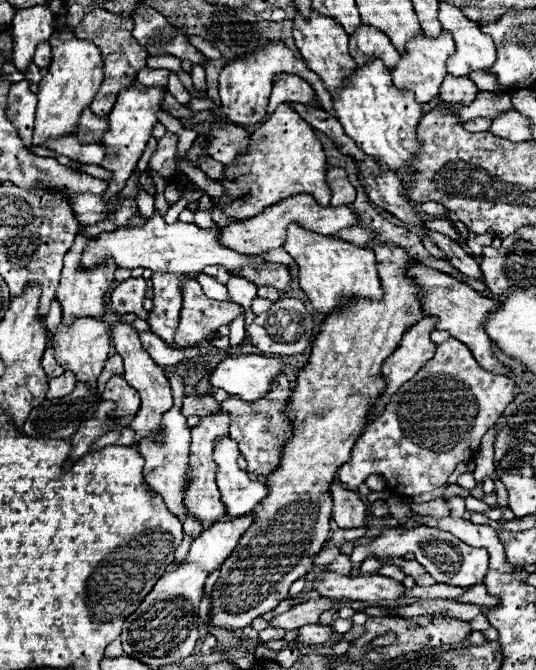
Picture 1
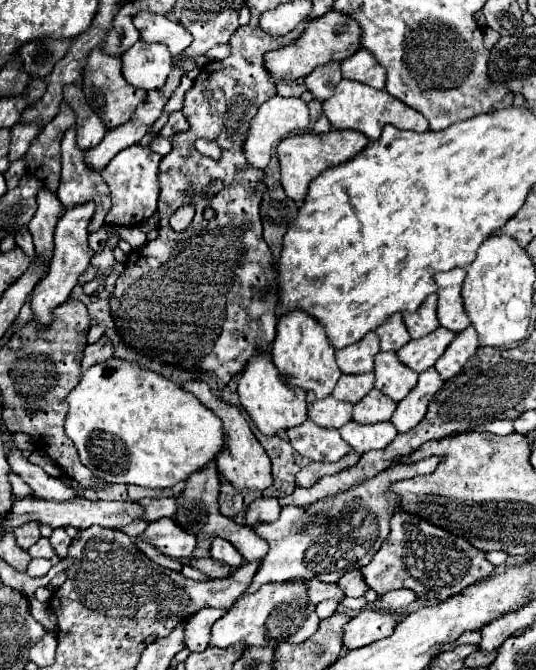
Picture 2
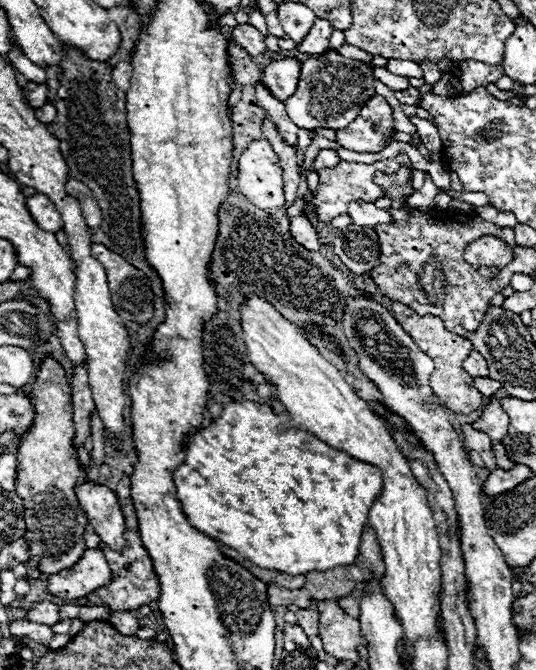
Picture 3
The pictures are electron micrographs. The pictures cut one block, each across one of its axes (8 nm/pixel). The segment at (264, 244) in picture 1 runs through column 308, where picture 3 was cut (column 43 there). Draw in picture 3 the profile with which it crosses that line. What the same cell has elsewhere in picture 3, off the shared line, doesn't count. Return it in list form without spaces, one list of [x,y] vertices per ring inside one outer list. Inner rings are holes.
[[[34,194],[26,200],[26,208],[30,212],[30,216],[36,220],[36,224],[40,224],[40,228],[48,230],[48,232],[58,232],[62,230],[62,218],[56,212],[54,204],[44,196],[44,194]]]

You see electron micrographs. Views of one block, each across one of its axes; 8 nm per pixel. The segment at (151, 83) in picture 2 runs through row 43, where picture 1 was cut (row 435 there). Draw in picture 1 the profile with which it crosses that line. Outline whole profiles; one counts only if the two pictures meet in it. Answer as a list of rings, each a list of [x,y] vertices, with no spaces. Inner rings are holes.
[[[116,320],[112,326],[110,326],[110,336],[114,340],[114,348],[116,352],[124,358],[124,378],[128,382],[128,386],[136,388],[138,394],[142,396],[142,404],[140,404],[140,410],[138,414],[134,416],[132,420],[132,428],[136,432],[136,444],[142,440],[142,436],[148,436],[148,434],[158,434],[160,430],[160,420],[164,416],[164,412],[172,406],[172,392],[170,392],[170,384],[164,376],[164,370],[150,358],[150,354],[142,348],[142,342],[138,338],[138,332],[134,330],[132,324],[126,324],[122,320]]]

